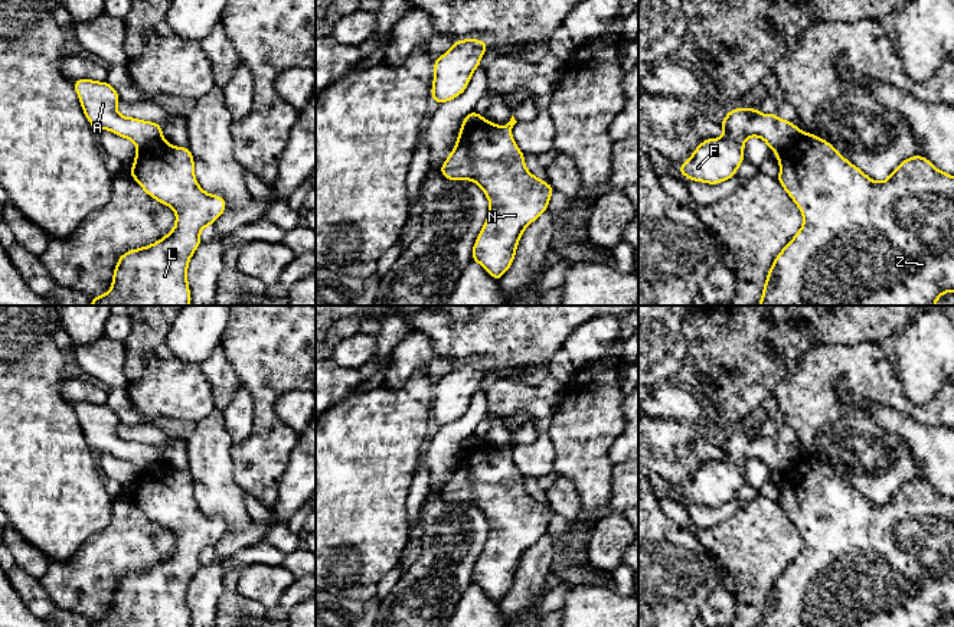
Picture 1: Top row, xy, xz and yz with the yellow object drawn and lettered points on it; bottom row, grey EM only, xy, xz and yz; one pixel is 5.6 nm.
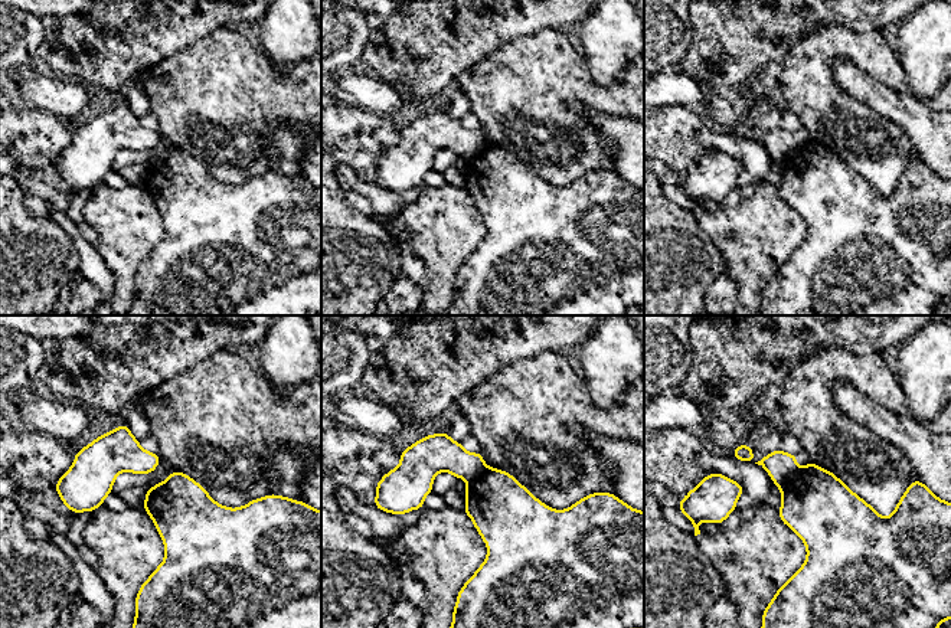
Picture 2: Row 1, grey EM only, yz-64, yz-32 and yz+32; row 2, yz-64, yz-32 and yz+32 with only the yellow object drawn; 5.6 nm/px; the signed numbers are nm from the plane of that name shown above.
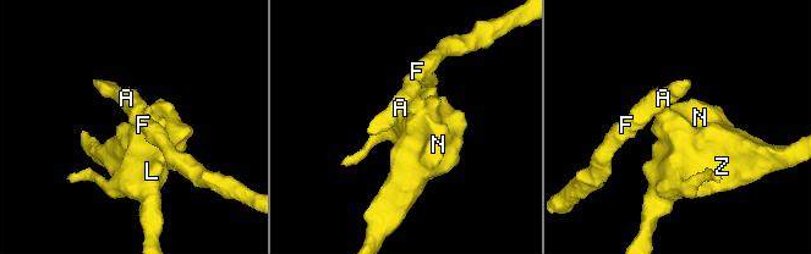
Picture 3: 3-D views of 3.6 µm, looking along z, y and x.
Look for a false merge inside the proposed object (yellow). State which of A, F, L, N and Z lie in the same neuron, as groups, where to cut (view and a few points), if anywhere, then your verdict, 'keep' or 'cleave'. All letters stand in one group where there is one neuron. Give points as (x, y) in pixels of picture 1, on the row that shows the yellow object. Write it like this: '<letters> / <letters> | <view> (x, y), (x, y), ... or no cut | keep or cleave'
A F / L N Z | yz (800, 131), (776, 153) | cleave

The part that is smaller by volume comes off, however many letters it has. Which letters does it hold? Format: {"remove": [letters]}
{"remove": ["A", "F"]}

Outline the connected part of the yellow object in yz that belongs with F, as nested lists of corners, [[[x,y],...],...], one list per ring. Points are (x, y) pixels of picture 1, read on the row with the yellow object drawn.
[[[738,107],[726,112],[719,124],[725,135],[706,138],[677,167],[686,179],[719,184],[736,176],[739,164],[745,161],[744,147],[746,138],[762,138],[777,154],[800,134],[793,121],[781,120],[777,114],[761,114],[757,107],[749,110]]]

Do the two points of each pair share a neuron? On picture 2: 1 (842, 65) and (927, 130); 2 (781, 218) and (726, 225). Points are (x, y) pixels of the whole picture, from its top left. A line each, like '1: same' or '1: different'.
1: same
2: same

